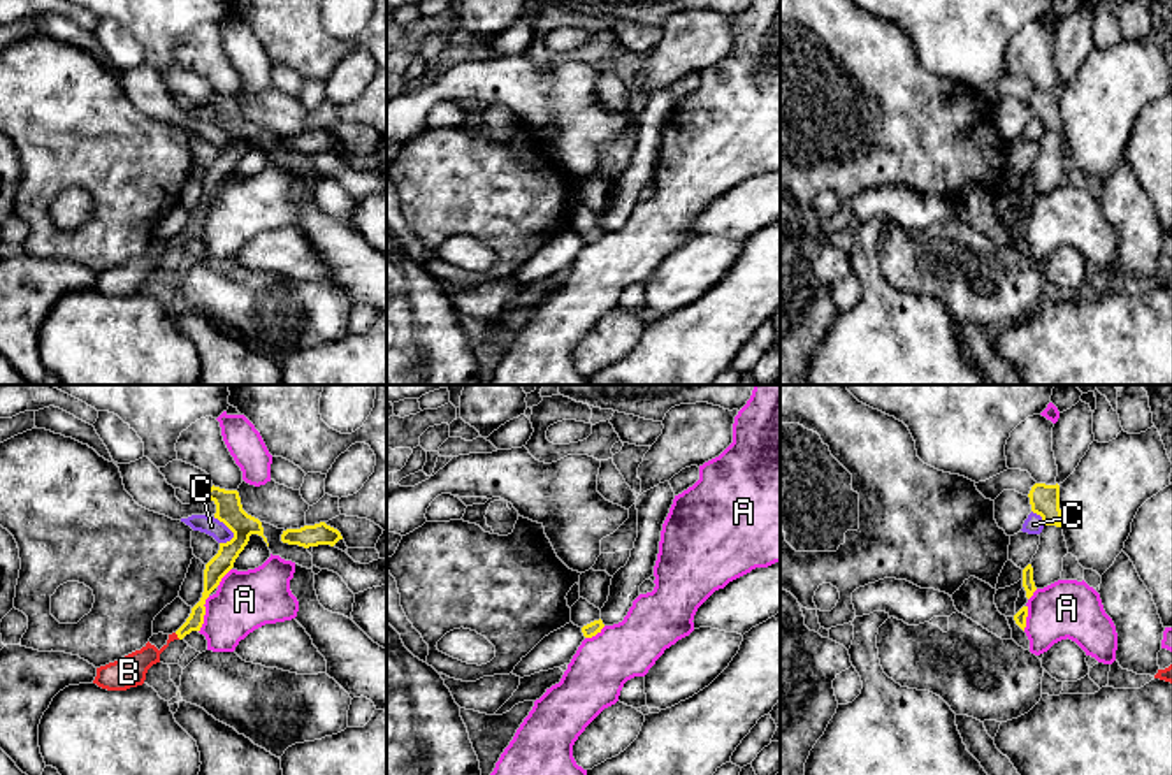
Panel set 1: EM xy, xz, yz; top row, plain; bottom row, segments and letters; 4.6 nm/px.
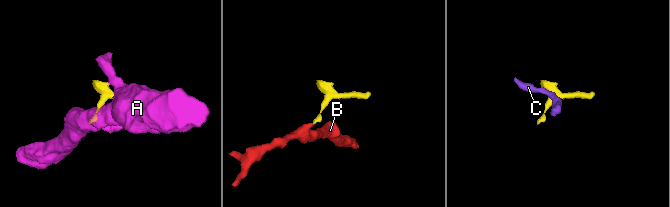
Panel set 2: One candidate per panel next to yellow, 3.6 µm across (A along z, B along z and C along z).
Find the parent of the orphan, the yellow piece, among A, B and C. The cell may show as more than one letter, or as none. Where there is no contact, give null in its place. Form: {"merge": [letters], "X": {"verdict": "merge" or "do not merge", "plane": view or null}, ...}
{"merge": ["B"], "A": {"verdict": "do not merge", "plane": "xy"}, "B": {"verdict": "merge", "plane": "xy"}, "C": {"verdict": "do not merge", "plane": "xy"}}

